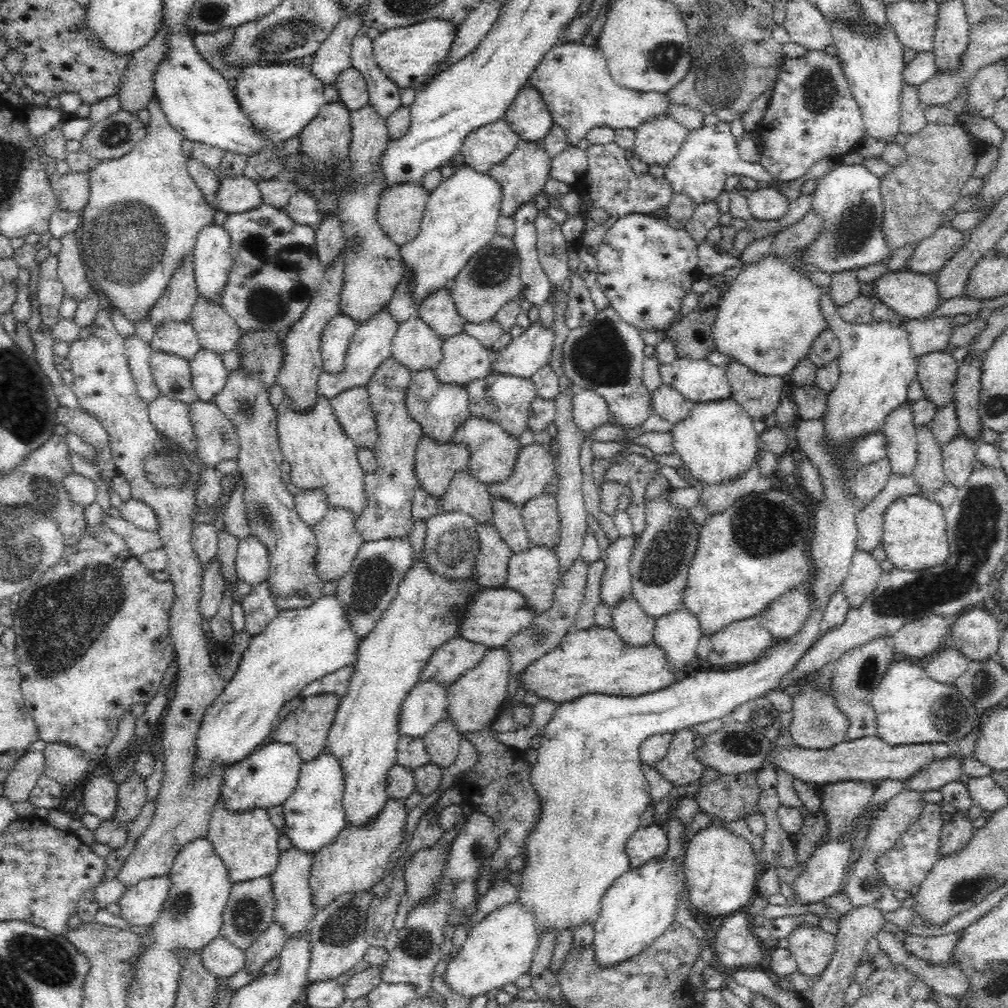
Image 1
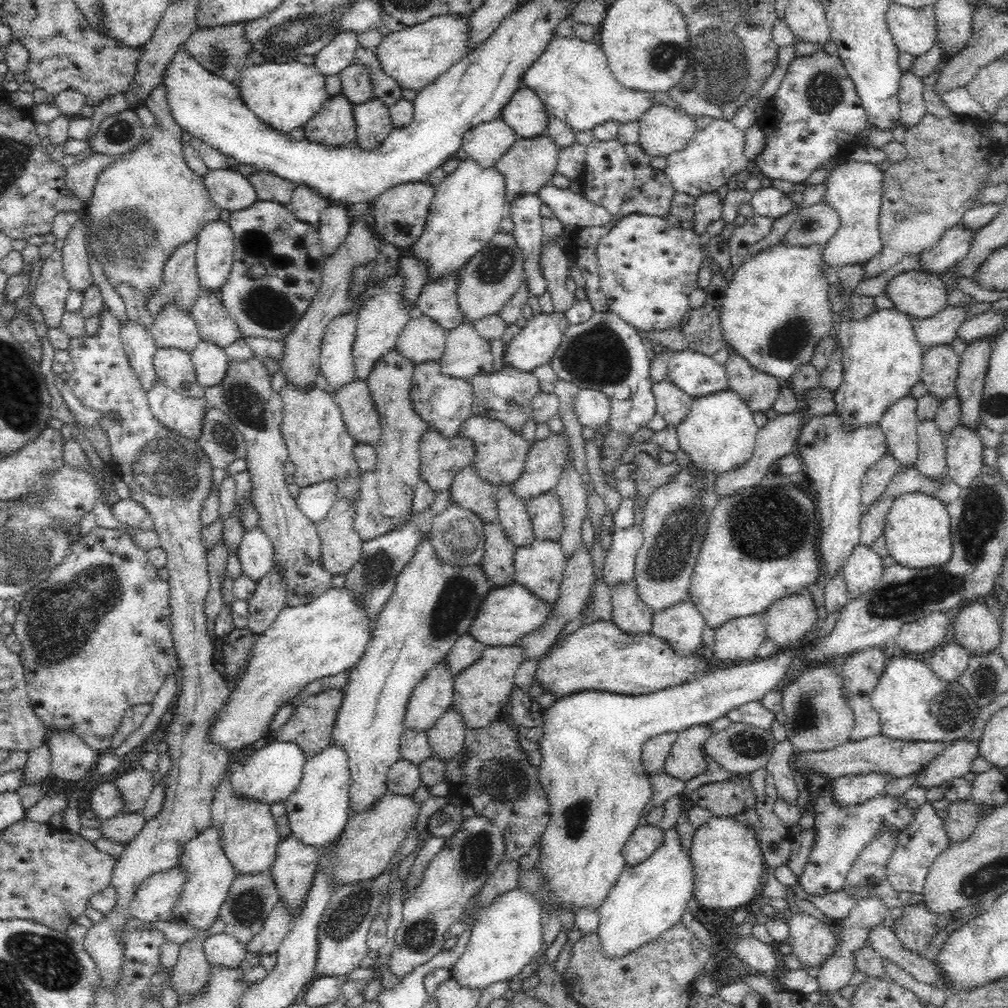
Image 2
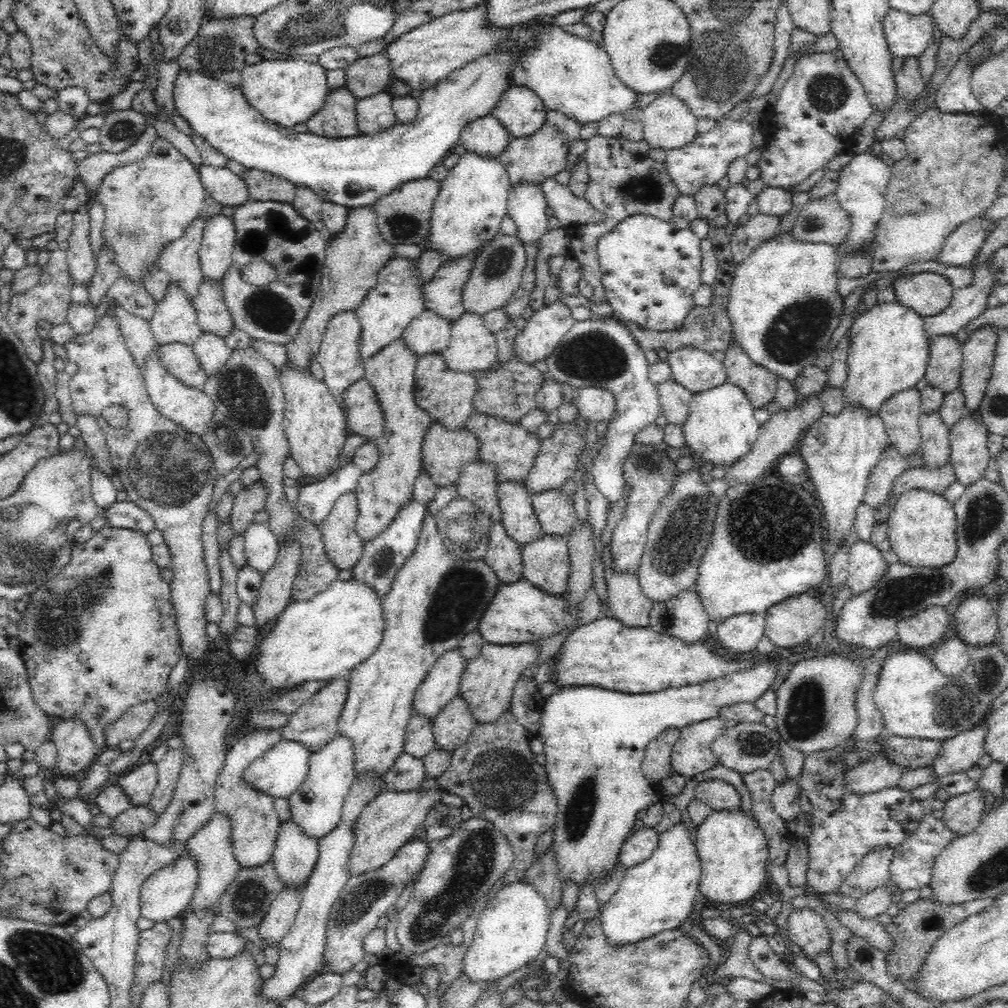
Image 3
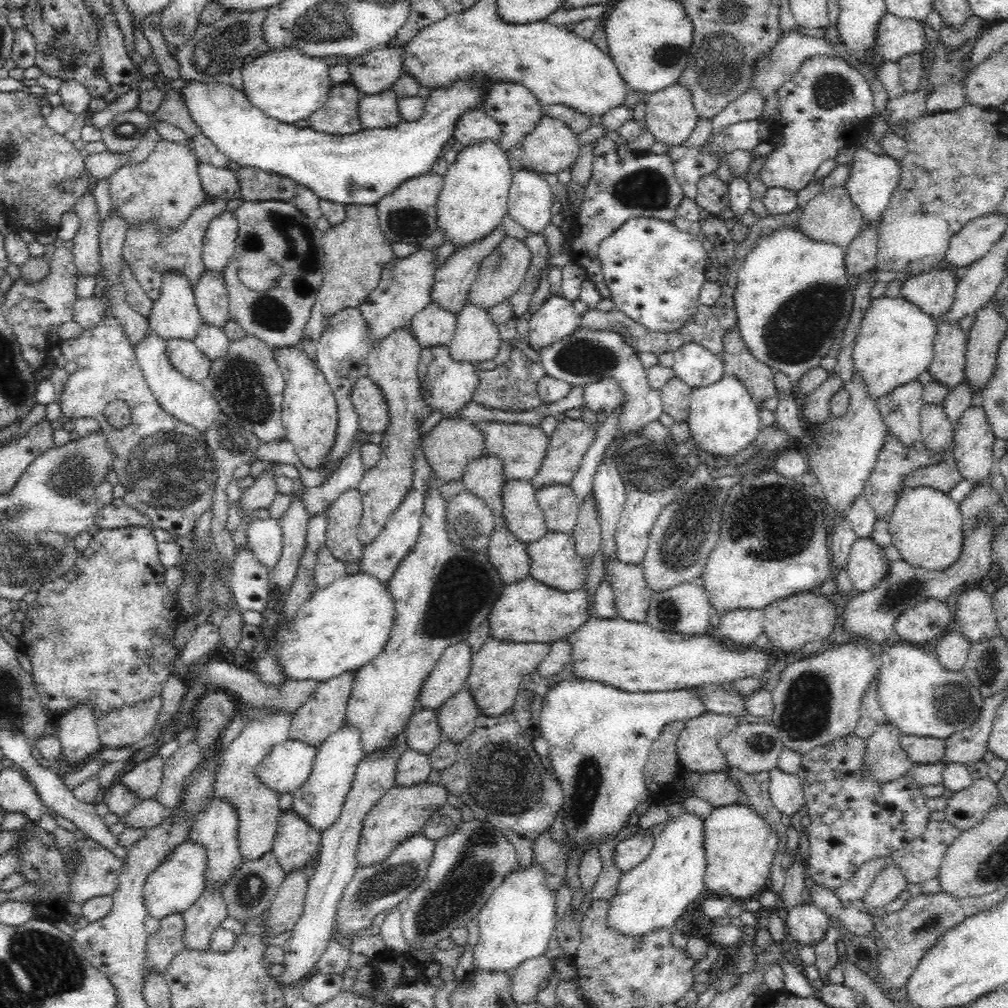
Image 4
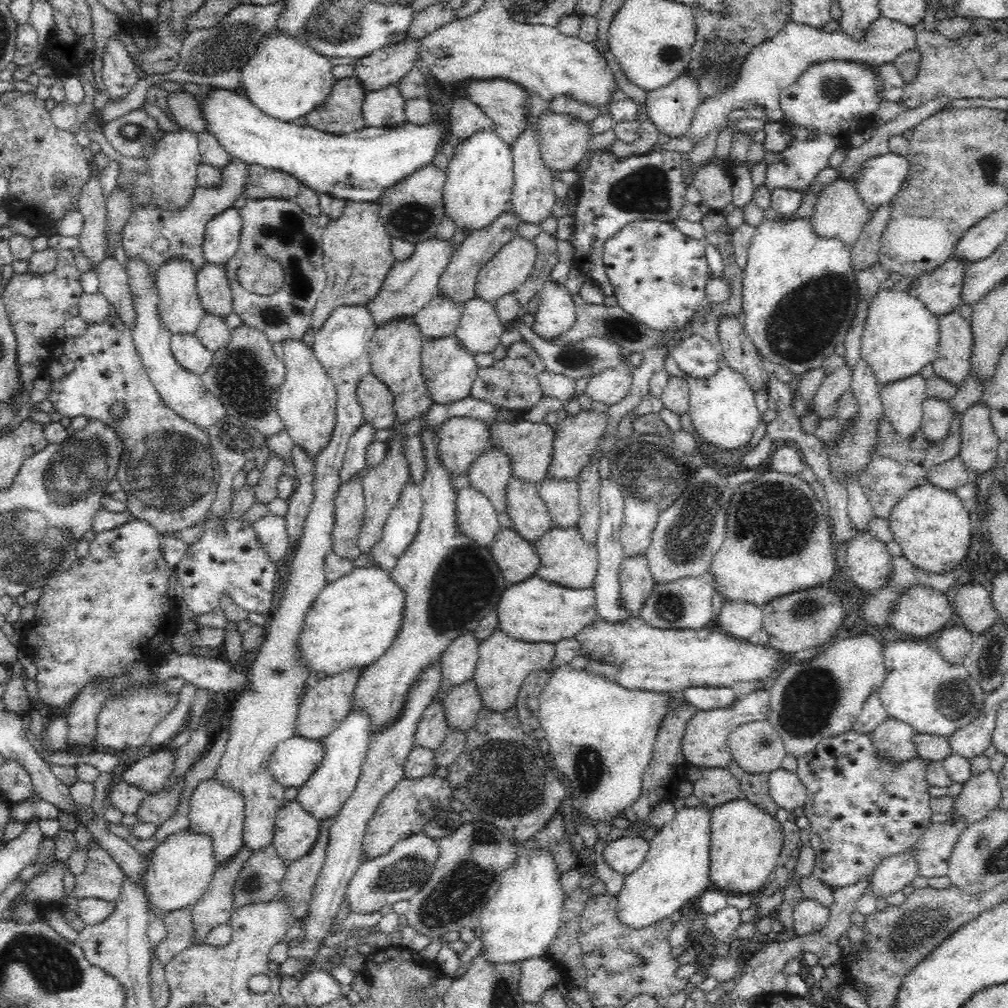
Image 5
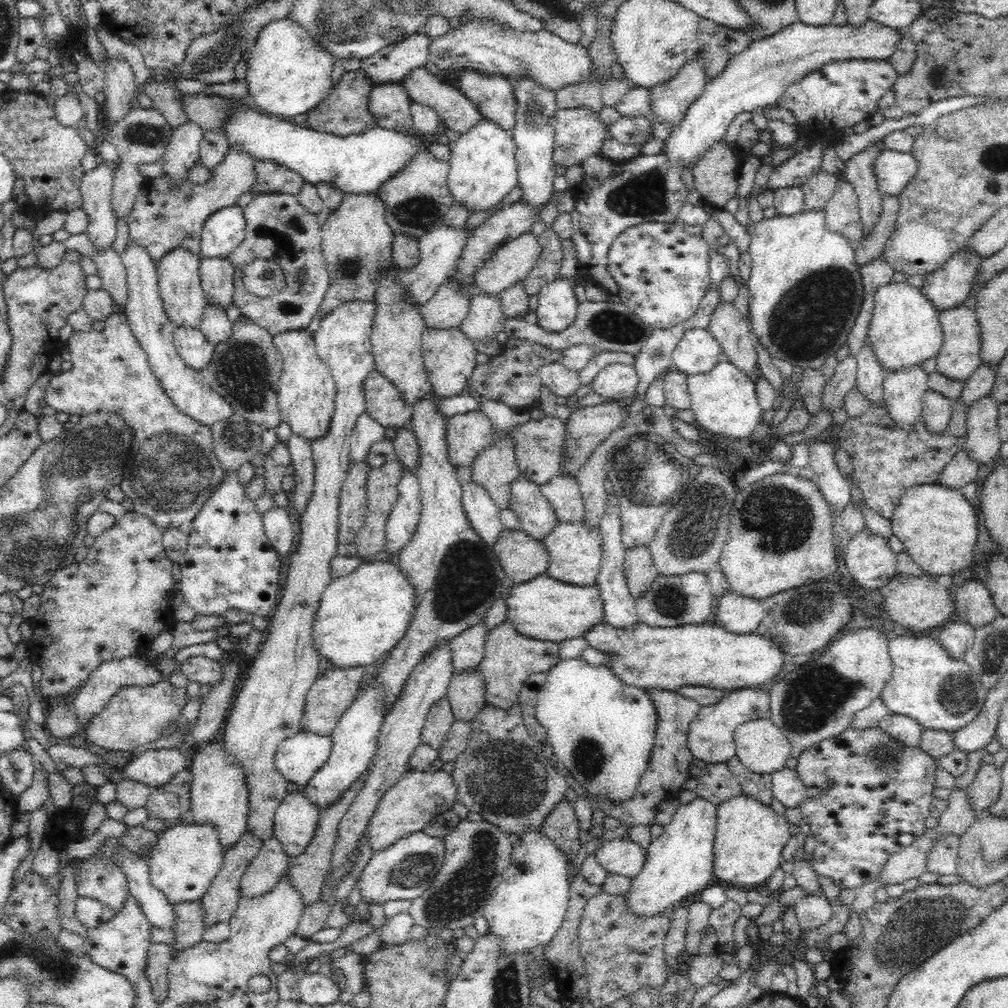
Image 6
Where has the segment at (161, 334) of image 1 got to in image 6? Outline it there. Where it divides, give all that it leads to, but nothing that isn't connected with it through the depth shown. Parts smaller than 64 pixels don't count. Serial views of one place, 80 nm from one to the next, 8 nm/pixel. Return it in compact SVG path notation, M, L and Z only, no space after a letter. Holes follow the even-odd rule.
M178 246L170 250L158 262L158 283L163 305L172 322L177 326L199 326L203 316L203 308L207 304L206 293L200 279L200 264L202 254Z

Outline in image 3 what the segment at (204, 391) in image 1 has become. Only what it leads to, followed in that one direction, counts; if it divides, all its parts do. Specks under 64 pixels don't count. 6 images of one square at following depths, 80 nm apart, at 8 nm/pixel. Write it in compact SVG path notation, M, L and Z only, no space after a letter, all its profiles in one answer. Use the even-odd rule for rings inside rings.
M204 331L198 340L194 342L193 348L196 359L198 359L208 376L216 374L222 364L228 362L232 352L222 337Z

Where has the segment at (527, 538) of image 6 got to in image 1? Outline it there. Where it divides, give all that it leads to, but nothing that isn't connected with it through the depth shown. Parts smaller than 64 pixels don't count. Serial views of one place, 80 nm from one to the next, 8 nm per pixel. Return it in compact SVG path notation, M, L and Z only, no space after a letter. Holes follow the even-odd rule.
M478 523L476 532L480 539L480 552L474 566L475 581L486 589L504 587L513 550L502 540L493 523Z

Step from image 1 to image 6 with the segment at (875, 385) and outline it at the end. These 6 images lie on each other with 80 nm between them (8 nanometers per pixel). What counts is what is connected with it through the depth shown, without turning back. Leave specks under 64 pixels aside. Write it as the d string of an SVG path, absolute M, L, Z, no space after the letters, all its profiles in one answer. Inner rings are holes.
M890 282L876 291L868 337L880 366L887 373L900 370L904 366L921 365L927 358L938 354L944 341L944 330L941 327L939 310L921 289L907 282Z

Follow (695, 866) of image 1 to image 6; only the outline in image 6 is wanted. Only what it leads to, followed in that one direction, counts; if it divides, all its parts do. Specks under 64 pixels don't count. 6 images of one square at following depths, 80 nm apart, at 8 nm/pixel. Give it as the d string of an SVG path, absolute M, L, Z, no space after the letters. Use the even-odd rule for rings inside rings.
M744 793L721 802L717 810L718 826L713 846L716 881L743 890L766 884L772 872L780 866L784 845L791 835L784 814L776 813L770 804Z

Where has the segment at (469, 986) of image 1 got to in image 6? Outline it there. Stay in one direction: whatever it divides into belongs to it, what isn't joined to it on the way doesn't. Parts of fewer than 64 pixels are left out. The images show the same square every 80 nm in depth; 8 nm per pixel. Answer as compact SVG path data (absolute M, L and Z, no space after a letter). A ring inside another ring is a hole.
M528 827L524 835L520 835L519 843L512 847L510 850L510 866L504 870L502 874L502 880L500 884L496 887L492 898L488 901L486 908L484 909L484 918L488 921L489 933L495 934L501 940L501 950L503 952L531 952L538 944L547 944L554 936L554 932L562 926L566 911L568 910L569 900L570 900L570 861L567 860L567 856L564 856L563 850L559 846L553 843L553 840L548 838L548 835L544 835L542 828Z

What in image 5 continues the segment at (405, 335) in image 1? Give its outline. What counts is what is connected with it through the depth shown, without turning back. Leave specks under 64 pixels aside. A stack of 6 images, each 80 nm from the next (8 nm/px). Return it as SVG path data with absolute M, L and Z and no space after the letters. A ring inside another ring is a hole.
M439 291L424 308L415 314L417 327L425 338L445 338L455 334L460 319L462 302L454 302Z

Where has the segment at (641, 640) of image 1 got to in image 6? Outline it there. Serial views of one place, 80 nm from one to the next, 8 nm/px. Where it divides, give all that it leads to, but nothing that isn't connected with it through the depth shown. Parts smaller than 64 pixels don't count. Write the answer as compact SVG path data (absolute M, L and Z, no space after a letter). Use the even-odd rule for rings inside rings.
M640 544L625 548L624 550L624 574L634 598L640 596L652 582L659 572L654 566L648 544Z

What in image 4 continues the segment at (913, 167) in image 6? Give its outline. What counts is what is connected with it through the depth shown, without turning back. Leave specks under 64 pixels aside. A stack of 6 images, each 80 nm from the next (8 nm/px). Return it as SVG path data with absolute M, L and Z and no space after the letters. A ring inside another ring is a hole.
M857 139L854 140L855 157L851 161L851 171L848 180L845 182L850 199L856 207L862 211L864 215L864 223L870 225L875 221L879 221L888 208L892 193L898 186L901 177L900 163L896 158L892 158L886 154L875 154L865 149L863 143Z

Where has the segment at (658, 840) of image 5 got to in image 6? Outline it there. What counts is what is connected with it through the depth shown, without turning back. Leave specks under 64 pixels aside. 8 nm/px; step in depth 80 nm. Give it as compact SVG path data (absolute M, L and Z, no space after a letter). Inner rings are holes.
M699 796L688 803L679 803L672 822L653 836L643 869L632 879L632 888L625 895L629 910L636 916L661 914L716 882L713 846L718 826L717 806Z

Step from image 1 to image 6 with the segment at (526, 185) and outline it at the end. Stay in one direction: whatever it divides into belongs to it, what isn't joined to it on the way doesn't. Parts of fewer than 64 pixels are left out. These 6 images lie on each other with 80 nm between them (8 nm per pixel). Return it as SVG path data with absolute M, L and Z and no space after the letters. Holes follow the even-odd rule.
M583 106L558 109L551 123L555 130L553 161L560 166L581 164L586 158L600 154L602 145L609 138L608 124L602 122L599 112Z

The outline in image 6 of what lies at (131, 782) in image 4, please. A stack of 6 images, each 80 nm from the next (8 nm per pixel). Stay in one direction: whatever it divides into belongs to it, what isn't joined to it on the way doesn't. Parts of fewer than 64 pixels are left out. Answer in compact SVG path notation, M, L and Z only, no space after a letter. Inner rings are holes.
M160 748L146 750L136 756L124 768L122 775L130 780L143 782L153 789L166 784L176 773L189 766L189 751L186 748Z

